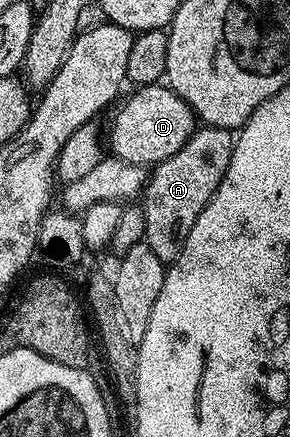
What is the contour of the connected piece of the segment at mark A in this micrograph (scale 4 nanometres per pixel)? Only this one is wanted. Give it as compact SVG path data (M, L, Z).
M202 125L175 156L167 156L167 160L152 167L143 191L145 202L140 203L140 208L145 214L144 242L161 262L171 264L183 252L183 244L187 244L199 212L207 208L227 172L227 164L231 164L234 141L234 131Z

